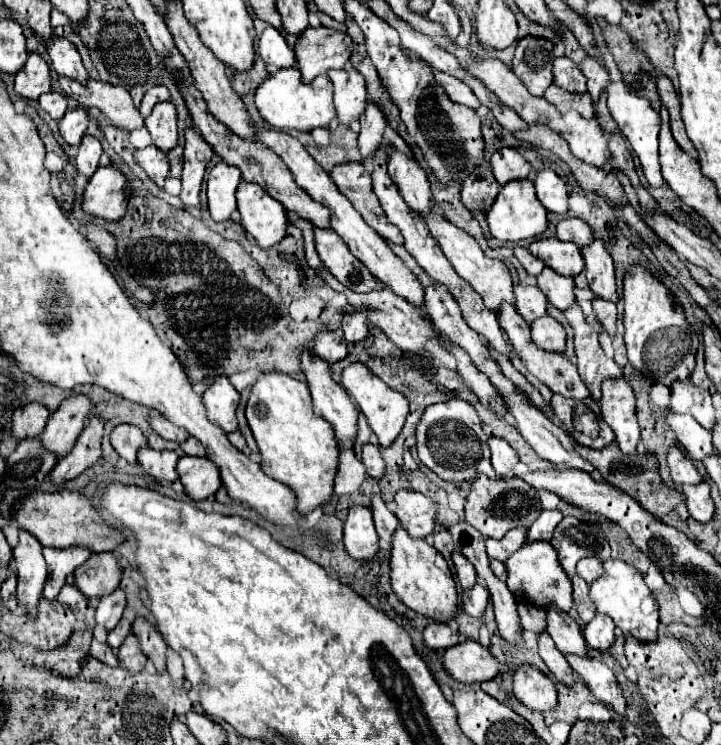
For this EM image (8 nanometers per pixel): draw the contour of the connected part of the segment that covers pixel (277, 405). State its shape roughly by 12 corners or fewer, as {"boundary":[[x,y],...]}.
{"boundary":[[307,384],[251,386],[263,472],[305,516],[333,494],[339,448]]}

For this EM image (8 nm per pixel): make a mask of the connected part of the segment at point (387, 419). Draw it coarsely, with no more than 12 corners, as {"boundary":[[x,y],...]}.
{"boundary":[[361,362],[349,364],[339,384],[355,400],[379,446],[387,448],[409,412]]}

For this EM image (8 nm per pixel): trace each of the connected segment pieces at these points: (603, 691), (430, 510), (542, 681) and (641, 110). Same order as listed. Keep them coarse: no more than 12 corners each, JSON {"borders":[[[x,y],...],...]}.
{"borders":[[[567,658],[597,700],[625,718],[615,674],[595,658]],[[399,490],[395,516],[411,538],[433,534],[437,506]],[[533,666],[517,670],[513,692],[541,716],[557,706],[555,684]],[[609,80],[607,108],[651,186],[663,186],[659,114]]]}

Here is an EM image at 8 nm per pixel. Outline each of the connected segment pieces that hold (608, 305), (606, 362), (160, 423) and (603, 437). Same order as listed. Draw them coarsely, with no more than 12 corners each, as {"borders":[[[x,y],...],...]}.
{"borders":[[[595,296],[597,320],[615,334],[615,302]],[[577,304],[565,312],[575,332],[579,374],[599,400],[605,380],[621,368],[605,356]],[[159,412],[149,424],[161,438],[183,444],[187,430],[175,426]],[[601,420],[597,440],[587,436],[575,438],[579,444],[601,450],[615,440],[613,430]]]}

